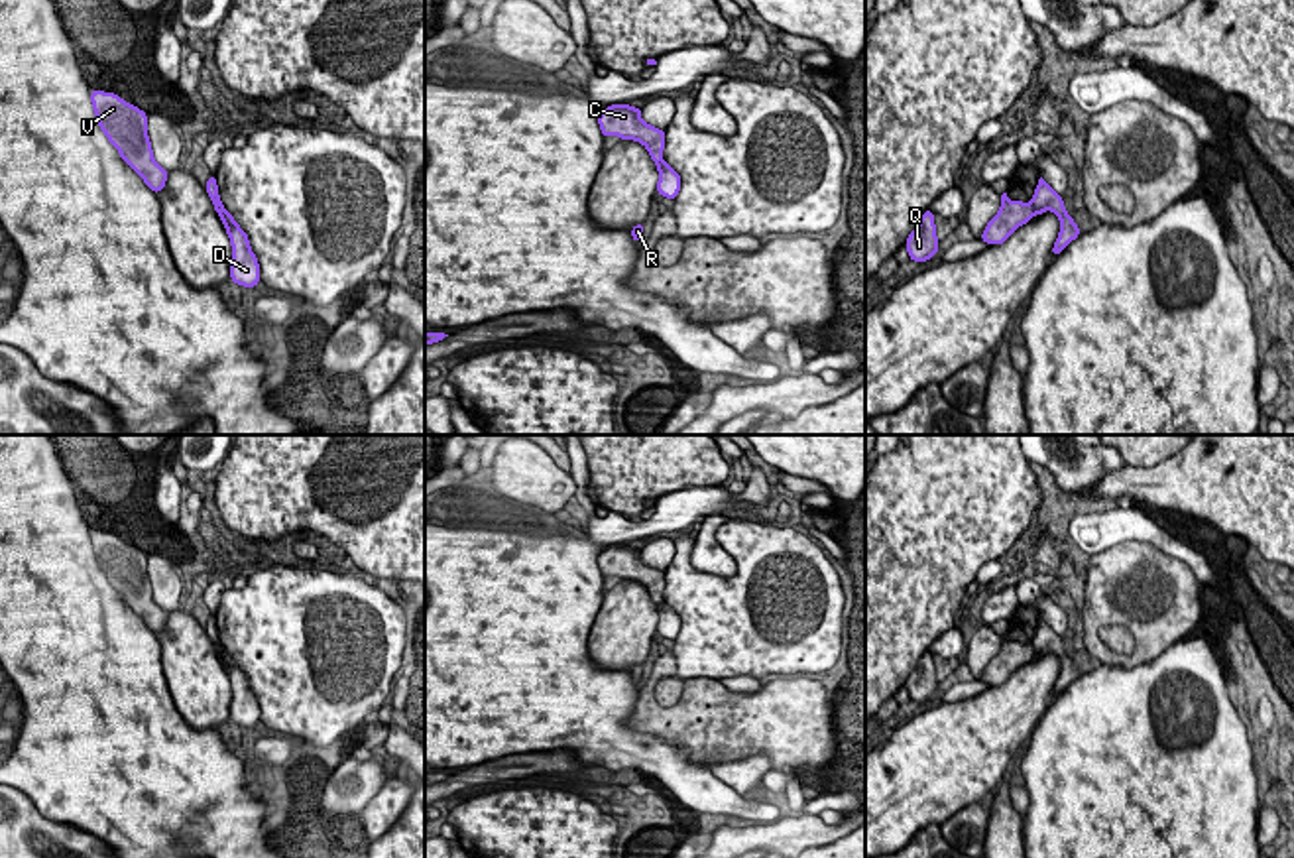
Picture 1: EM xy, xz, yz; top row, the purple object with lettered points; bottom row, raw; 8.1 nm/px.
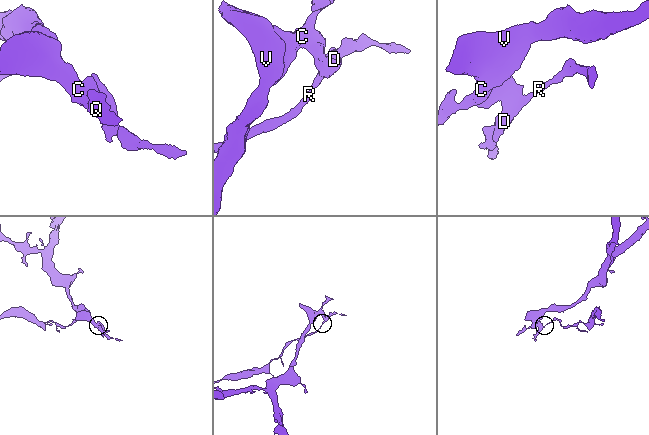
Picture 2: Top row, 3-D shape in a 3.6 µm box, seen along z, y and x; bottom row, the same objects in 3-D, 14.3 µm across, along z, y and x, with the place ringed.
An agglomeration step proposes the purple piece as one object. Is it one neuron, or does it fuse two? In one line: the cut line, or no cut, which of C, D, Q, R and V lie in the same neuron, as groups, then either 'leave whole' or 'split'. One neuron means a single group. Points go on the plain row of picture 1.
yz (1031, 644), (1035, 654) | C Q V / D R | split

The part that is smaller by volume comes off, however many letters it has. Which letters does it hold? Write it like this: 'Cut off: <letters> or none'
Cut off: D, R

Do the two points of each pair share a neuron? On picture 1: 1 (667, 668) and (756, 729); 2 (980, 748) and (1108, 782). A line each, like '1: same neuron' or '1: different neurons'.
1: same neuron
2: different neurons

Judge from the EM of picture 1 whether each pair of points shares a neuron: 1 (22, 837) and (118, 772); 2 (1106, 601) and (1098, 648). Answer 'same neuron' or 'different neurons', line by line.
1: different neurons
2: same neuron

